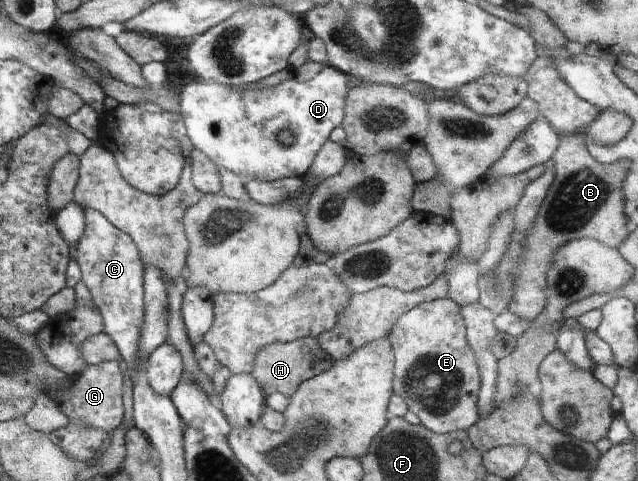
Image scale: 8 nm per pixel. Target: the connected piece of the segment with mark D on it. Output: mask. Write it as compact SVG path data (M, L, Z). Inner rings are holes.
M332 66L323 69L314 78L300 81L292 78L282 84L260 87L258 84L226 86L205 80L192 80L182 88L179 95L181 117L193 148L203 152L219 169L244 175L250 181L303 176L313 164L322 145L330 140L336 128L342 128L345 115L345 100L349 91L348 76ZM288 128L294 134L294 143L285 147L278 141L278 132Z

